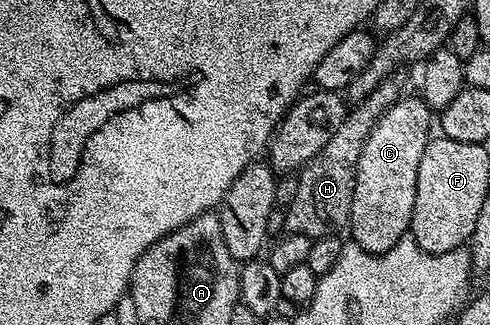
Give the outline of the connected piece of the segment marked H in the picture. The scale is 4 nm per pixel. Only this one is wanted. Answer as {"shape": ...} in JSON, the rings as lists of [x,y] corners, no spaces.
{"shape":[[[394,76],[383,80],[371,96],[352,103],[351,109],[346,113],[343,124],[319,148],[319,152],[305,166],[302,166],[296,175],[297,187],[295,200],[284,207],[286,212],[285,230],[290,234],[302,234],[308,238],[327,238],[340,235],[348,227],[351,200],[355,192],[355,172],[359,164],[359,152],[363,152],[363,144],[367,144],[367,136],[371,128],[383,116],[383,112],[397,99],[402,97],[405,82],[401,76]]]}

